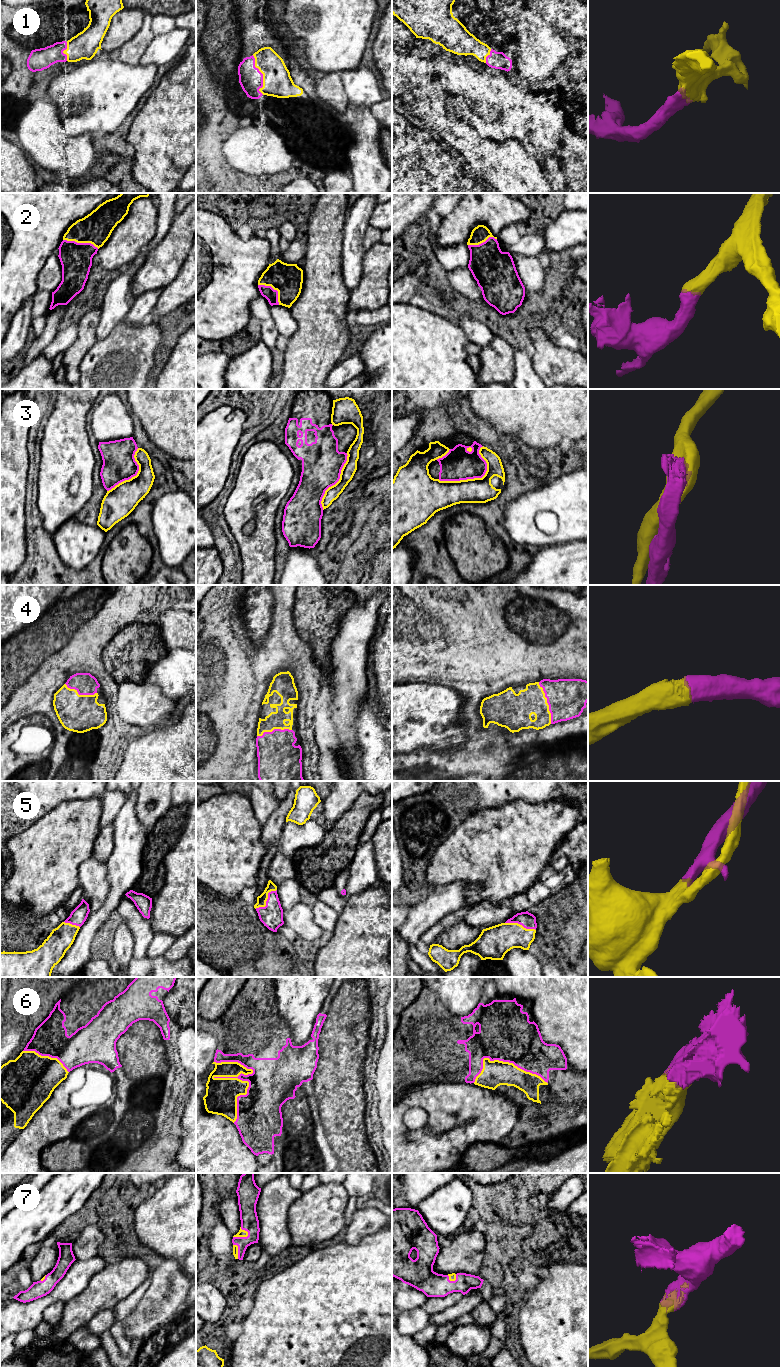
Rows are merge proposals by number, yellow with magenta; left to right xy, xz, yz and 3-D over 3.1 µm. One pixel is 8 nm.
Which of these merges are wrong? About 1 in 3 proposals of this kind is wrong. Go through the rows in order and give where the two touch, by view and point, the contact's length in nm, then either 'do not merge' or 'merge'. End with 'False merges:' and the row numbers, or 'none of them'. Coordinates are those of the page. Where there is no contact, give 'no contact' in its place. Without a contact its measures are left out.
1: meets yellow in xz at (263, 75); contact 340 nm long; merge
2: meets yellow in xy at (81, 242); contact 300 nm long; merge
3: meets yellow in yz at (475, 478); contact 460 nm long; do not merge
4: meets yellow in yz at (547, 703); contact 360 nm long; merge
5: meets yellow in xz at (266, 900); contact 240 nm long; merge
6: meets yellow in xz at (237, 1078); contact 500 nm long; merge
7: meets yellow in xz at (241, 1236); contact 130 nm long; merge
False merges: 3

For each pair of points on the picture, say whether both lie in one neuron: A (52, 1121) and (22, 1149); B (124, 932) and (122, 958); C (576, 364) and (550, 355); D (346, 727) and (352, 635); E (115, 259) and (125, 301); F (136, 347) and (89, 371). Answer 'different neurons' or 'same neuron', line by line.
A: same neuron
B: same neuron
C: same neuron
D: same neuron
E: different neurons
F: same neuron

